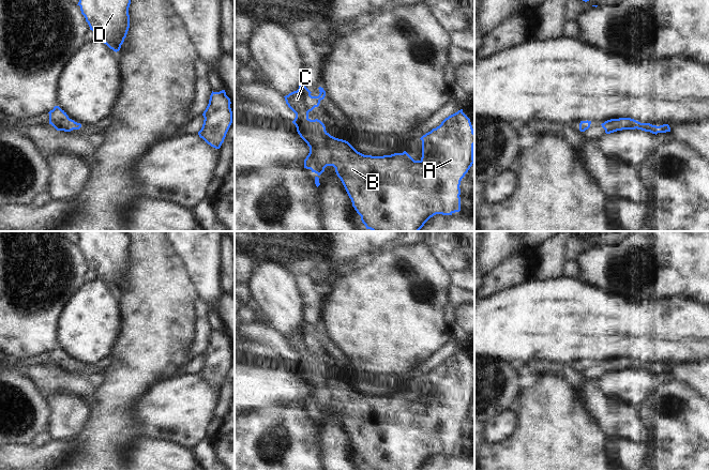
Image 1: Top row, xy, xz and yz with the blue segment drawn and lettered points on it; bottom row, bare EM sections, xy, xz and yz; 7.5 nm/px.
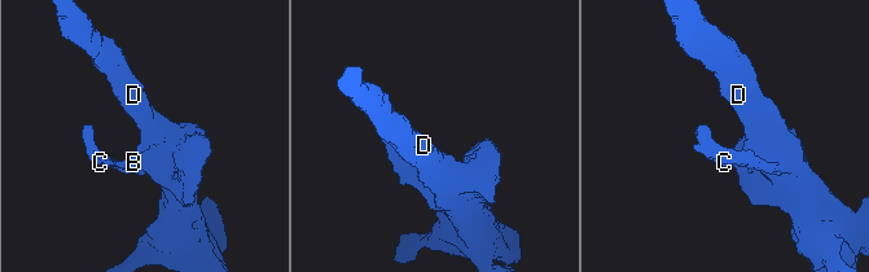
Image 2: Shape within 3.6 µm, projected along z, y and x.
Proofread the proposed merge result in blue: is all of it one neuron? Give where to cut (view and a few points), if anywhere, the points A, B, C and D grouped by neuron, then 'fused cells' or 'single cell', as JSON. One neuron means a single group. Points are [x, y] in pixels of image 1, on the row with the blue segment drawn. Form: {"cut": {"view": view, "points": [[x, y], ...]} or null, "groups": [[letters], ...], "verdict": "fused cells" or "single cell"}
{"cut": null, "groups": [["A", "B", "C", "D"]], "verdict": "single cell"}

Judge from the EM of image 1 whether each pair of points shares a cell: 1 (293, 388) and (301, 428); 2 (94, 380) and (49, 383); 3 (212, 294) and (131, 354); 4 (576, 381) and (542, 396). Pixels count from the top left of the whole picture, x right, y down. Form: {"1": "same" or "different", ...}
{"1": "different", "2": "different", "3": "different", "4": "different"}

